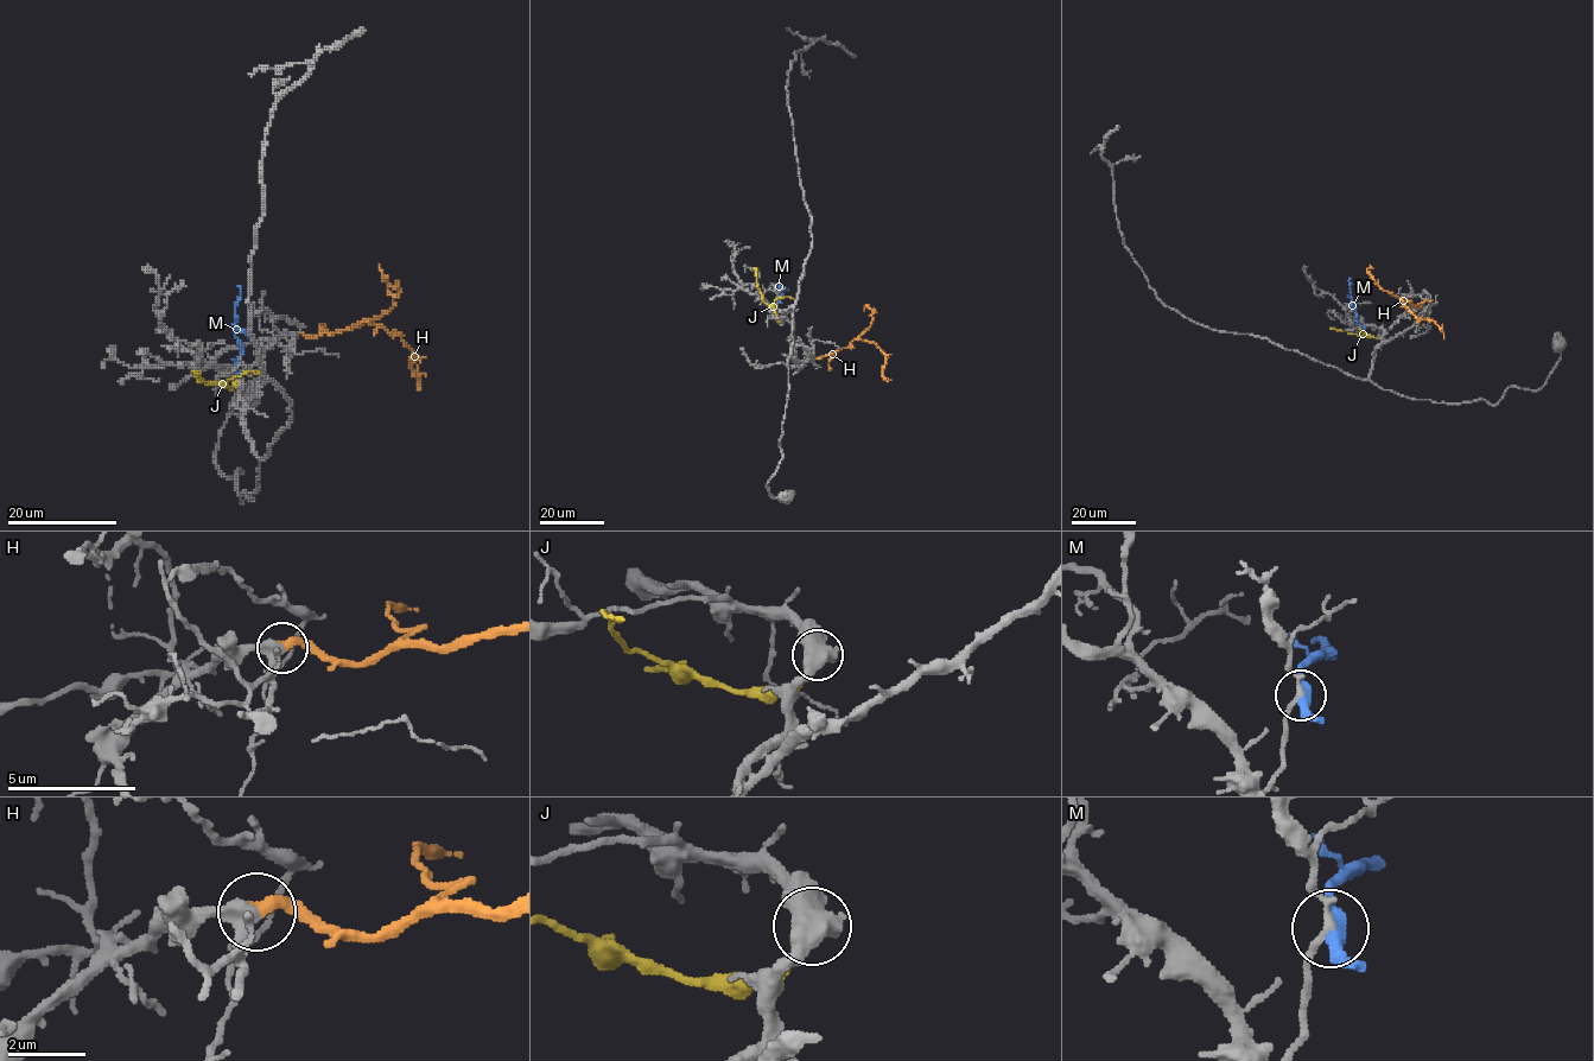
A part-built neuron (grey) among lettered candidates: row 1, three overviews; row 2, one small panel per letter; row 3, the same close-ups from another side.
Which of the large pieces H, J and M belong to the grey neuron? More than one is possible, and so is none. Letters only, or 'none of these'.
H

